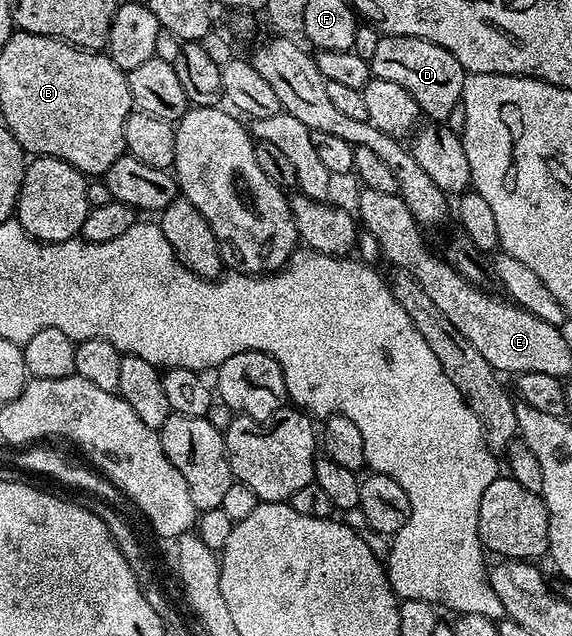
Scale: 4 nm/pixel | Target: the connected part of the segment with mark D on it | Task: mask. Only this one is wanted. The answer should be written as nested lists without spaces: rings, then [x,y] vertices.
[[[379,36],[376,51],[372,54],[370,72],[380,79],[388,79],[388,83],[400,83],[412,99],[416,99],[419,110],[426,113],[431,122],[444,123],[448,115],[452,115],[452,107],[462,104],[464,79],[467,72],[460,63],[456,63],[456,55],[452,55],[444,47],[419,37]]]

